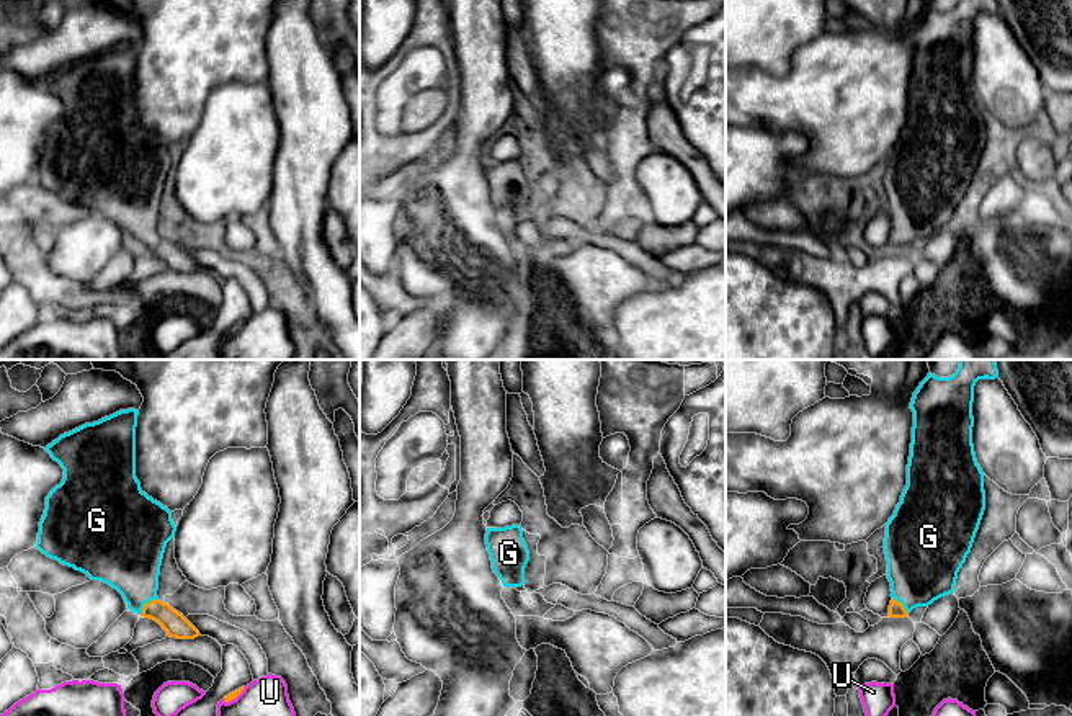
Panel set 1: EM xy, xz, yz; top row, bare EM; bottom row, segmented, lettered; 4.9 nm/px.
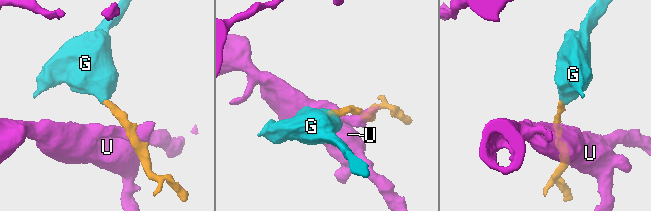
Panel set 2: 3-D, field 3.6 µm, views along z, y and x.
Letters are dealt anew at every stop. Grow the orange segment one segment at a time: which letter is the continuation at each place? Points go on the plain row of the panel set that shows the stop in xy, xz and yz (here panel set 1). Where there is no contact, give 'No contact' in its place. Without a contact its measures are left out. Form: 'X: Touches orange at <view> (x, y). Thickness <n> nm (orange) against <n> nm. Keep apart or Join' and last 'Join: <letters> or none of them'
G: Touches orange at xy (146, 237). Thickness 120 nm (orange) against 340 nm. Join
U: Touches orange at xy (234, 332). Thickness 40 nm (orange) against 340 nm. Keep apart
Join: G

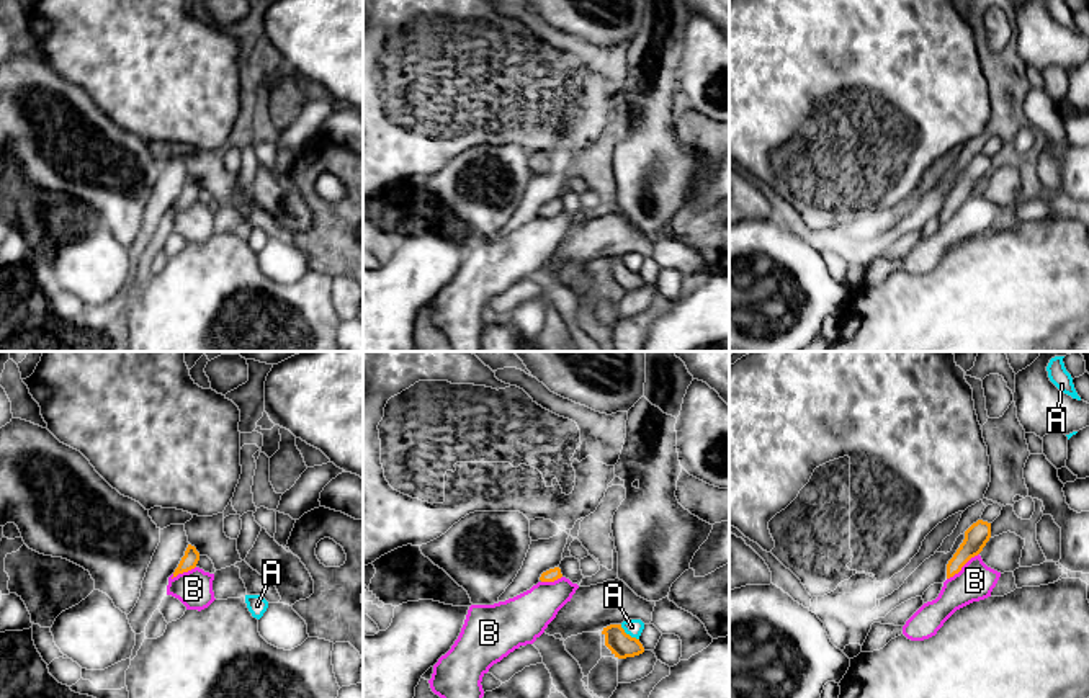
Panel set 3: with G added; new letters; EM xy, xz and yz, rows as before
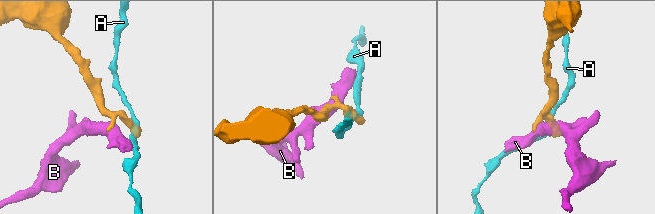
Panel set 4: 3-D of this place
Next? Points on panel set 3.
A: Touches orange at xz (628, 268). Thickness 120 nm (orange) against 80 nm. Keep apart
B: Touches orange at yz (962, 200). Thickness 120 nm (orange) against 180 nm. Keep apart
Join: none of them

